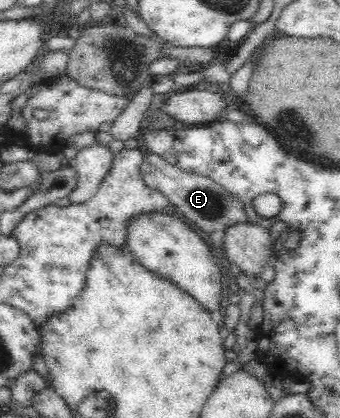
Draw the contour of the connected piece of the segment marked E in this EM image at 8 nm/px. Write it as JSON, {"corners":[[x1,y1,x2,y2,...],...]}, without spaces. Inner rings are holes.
{"corners":[[150,152,143,154,141,173,147,187,162,192,171,205,176,207,176,212,199,230,215,248,223,247,225,230,229,226,237,222,247,222,244,203,207,176,180,170,176,165]]}

